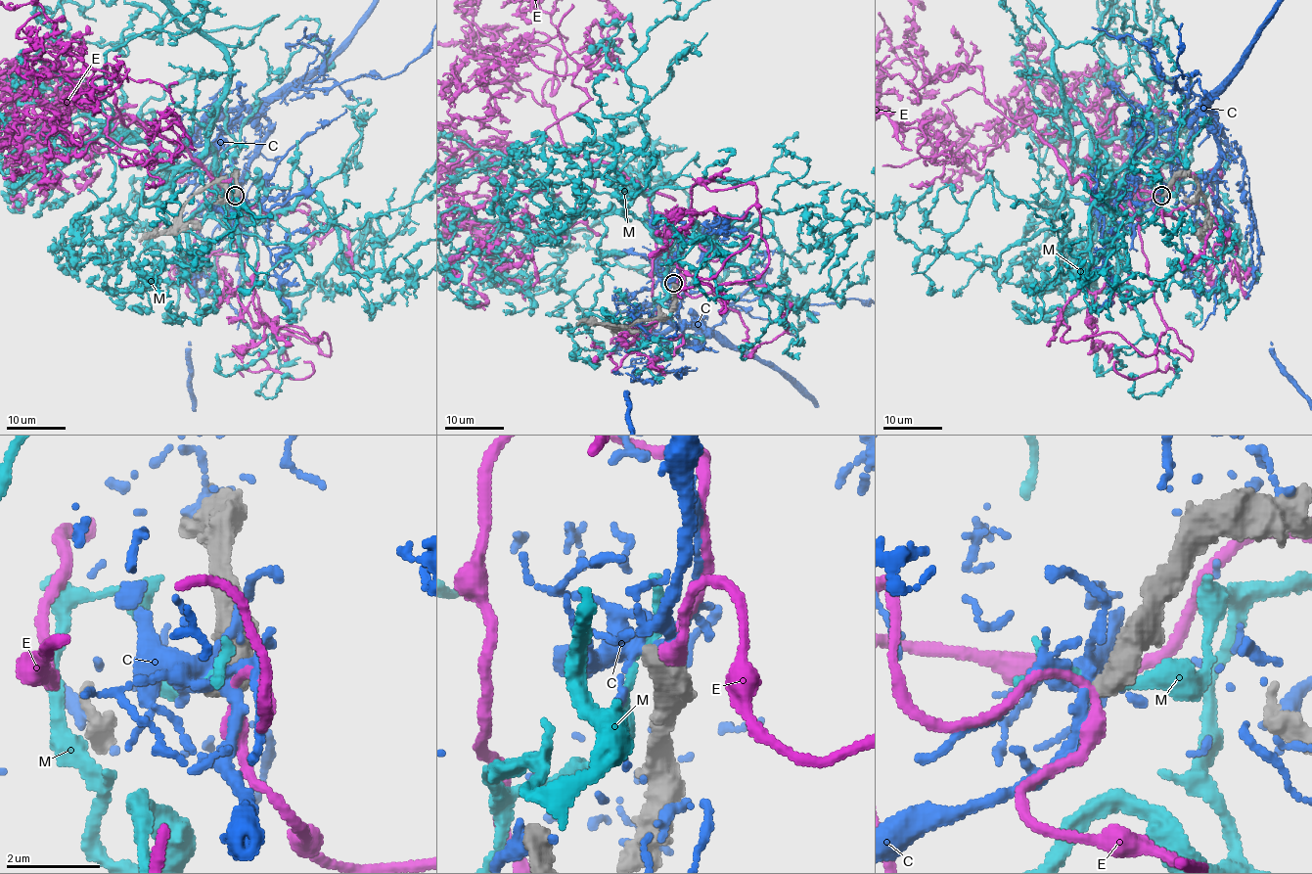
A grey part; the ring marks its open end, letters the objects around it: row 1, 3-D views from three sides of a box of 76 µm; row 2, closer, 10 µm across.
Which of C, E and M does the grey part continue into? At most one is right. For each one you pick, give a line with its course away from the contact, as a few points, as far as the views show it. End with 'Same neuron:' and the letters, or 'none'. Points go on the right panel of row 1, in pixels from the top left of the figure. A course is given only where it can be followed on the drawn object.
Same neuron: none

